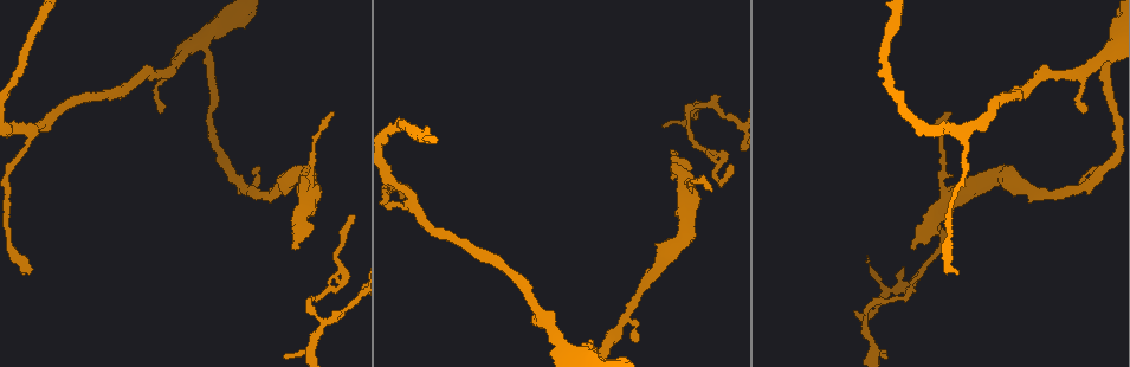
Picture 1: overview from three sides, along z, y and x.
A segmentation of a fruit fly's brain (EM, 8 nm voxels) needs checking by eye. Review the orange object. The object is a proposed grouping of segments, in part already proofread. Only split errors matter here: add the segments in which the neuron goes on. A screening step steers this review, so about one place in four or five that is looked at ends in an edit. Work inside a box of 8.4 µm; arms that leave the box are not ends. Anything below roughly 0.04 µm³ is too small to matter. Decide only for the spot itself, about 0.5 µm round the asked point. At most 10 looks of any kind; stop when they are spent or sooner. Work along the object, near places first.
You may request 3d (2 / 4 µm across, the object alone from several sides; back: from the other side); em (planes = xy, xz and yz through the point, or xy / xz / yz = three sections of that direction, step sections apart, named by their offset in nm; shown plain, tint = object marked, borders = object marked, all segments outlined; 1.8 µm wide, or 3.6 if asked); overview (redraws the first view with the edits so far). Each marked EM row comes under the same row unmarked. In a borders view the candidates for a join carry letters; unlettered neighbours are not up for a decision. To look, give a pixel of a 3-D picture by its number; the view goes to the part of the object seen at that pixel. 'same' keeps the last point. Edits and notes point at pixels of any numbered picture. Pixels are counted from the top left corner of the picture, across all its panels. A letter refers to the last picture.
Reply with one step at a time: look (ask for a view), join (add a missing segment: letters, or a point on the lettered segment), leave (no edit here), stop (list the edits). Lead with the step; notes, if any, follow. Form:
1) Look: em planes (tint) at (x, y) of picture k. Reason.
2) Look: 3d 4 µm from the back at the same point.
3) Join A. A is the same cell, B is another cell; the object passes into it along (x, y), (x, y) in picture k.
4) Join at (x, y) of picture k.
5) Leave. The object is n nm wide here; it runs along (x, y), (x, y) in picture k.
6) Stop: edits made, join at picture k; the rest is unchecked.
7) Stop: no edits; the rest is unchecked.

Look: 3d 2 µm at (911, 246) of picture 1. Free end.

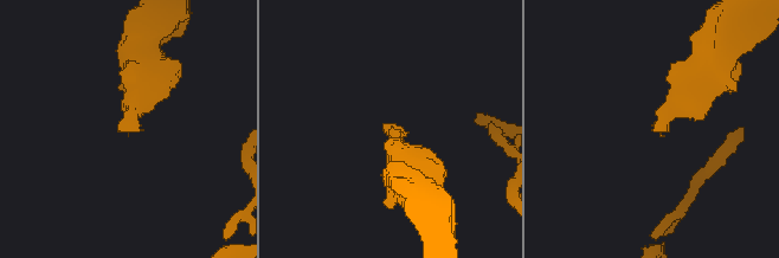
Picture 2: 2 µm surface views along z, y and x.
Look: em planes (borders) at (653, 130) of picture 2.

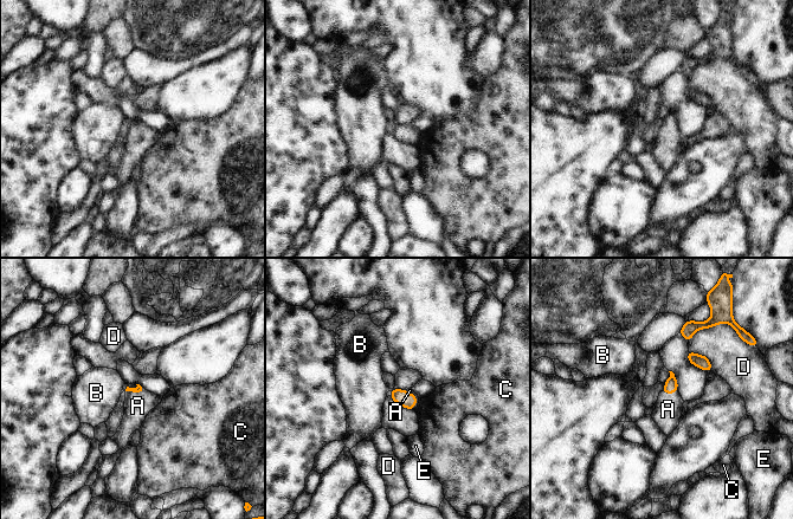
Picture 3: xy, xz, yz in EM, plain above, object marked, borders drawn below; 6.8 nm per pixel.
Join A. A is the same cell, B, C, D and E are other cells; the object passes into it along (139, 388), (134, 391), (137, 406) in picture 3; it goes on there.

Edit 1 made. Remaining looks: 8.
Look: overview. See it whole again.

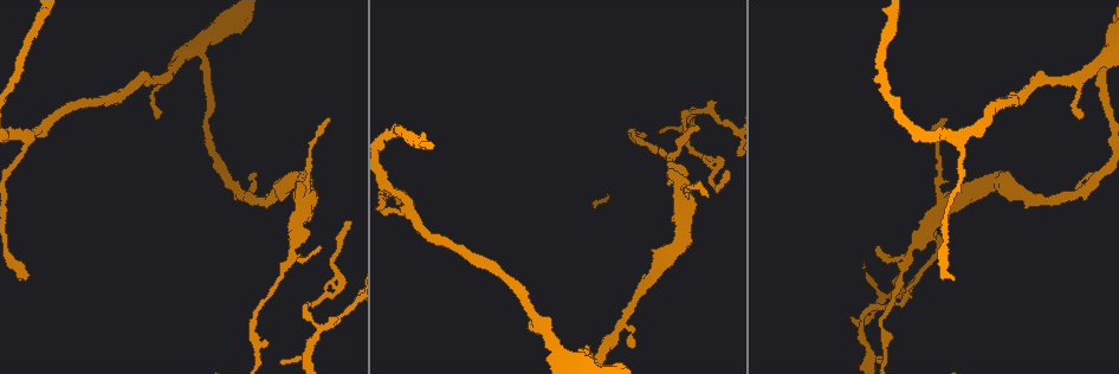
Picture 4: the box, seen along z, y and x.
Look: em xz step 8 (tint) at (632, 346) of picture 4. Thin end.

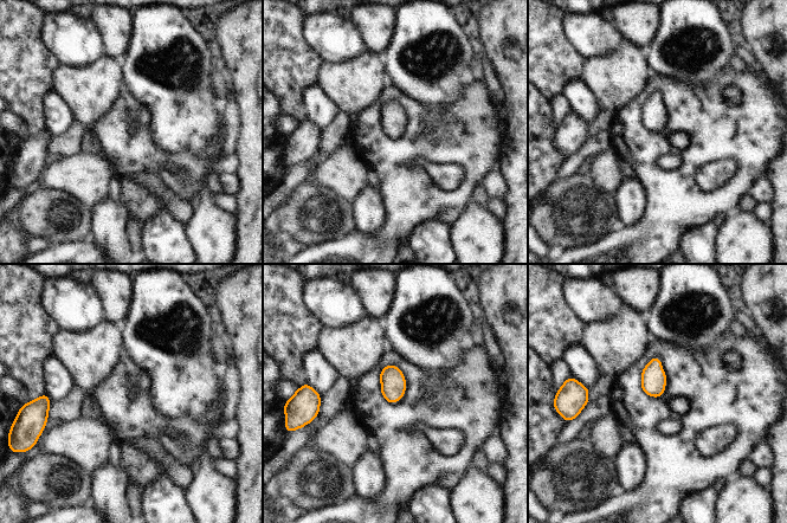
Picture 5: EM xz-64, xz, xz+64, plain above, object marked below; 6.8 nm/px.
Look: em yz step 8 (borders) at the same point.

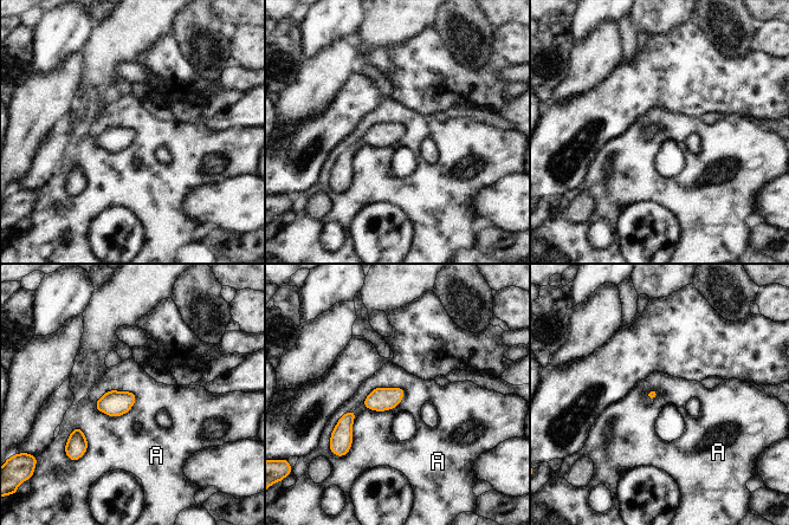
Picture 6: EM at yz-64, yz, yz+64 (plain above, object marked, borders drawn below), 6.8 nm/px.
Leave. A is another cell; a border runs along (136, 394), (108, 390), (95, 408) in picture 6; no lettered segment goes on from it.

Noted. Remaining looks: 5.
Look: em xz step 8 (tint) at (159, 116) of picture 4. An open end.

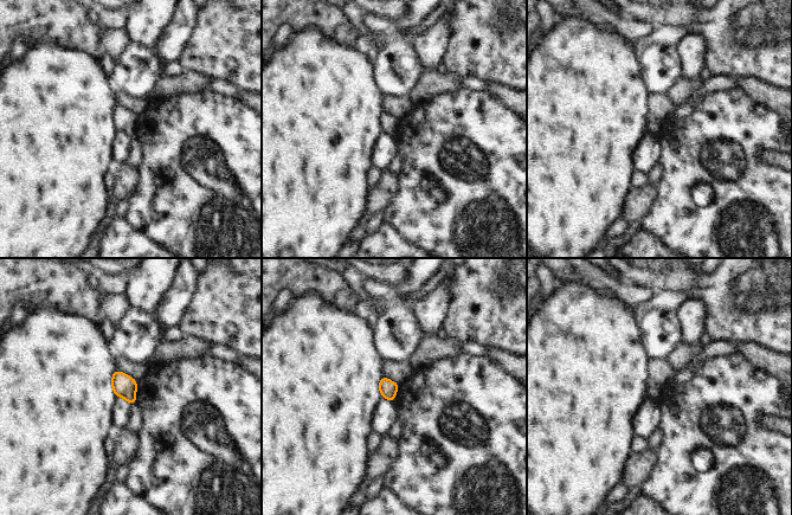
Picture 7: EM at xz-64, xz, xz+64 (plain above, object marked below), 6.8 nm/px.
Look: em xz step 8 (borders) at the same point.

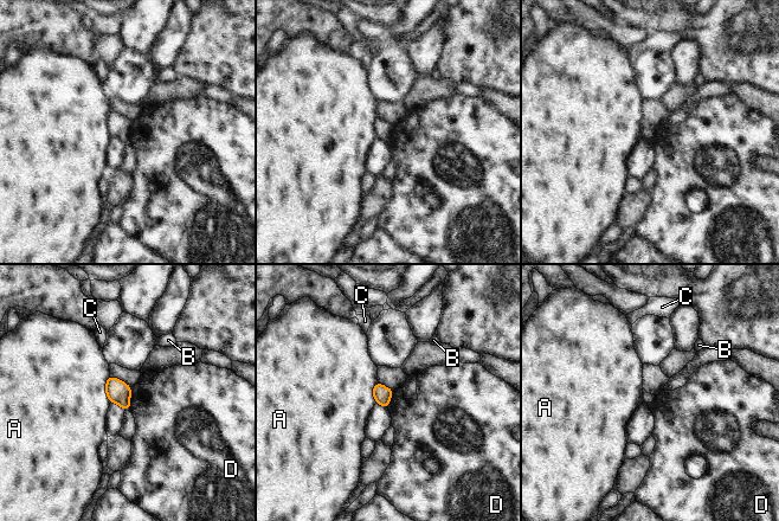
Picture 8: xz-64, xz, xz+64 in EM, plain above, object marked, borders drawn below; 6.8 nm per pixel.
Leave. A, B, C and D are other cells; a border runs along (132, 387), (129, 409) in picture 8; none of them fits.

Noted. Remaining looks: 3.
Look: em xz step 4 (tint) at (954, 279) of picture 4. Tapers out.

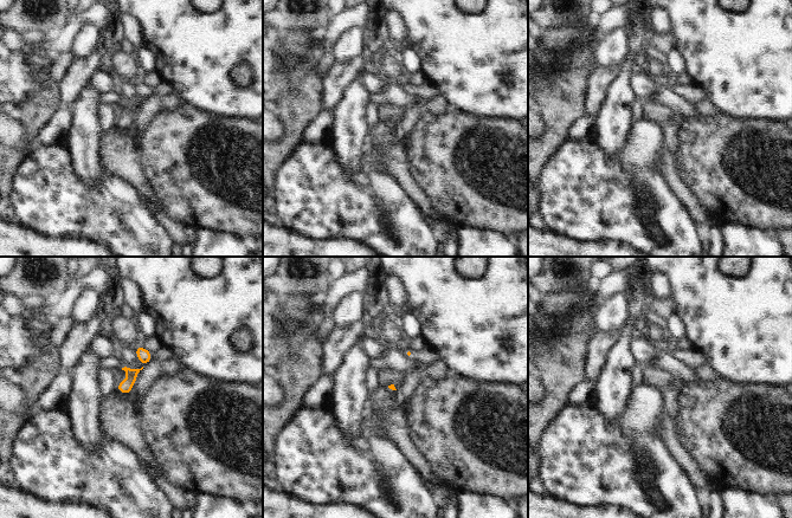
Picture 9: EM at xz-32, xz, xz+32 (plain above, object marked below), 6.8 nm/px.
Look: em xz step 4 (borders) at the same point.

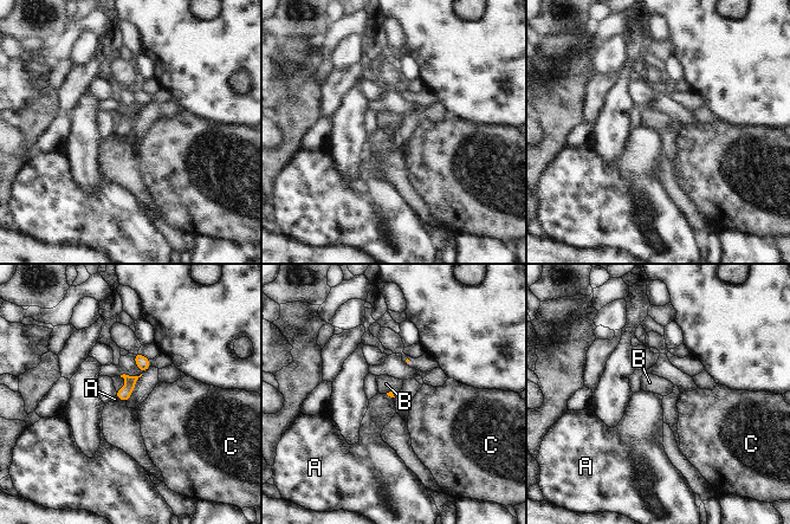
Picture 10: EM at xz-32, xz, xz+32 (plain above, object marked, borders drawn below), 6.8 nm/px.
Leave. A, B and C are other cells; it runs along (137, 356), (143, 372), (123, 398) in picture 10; none of them fits.

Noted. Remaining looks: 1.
Stop: edits made, join at picture 3; the rest is unchecked.

